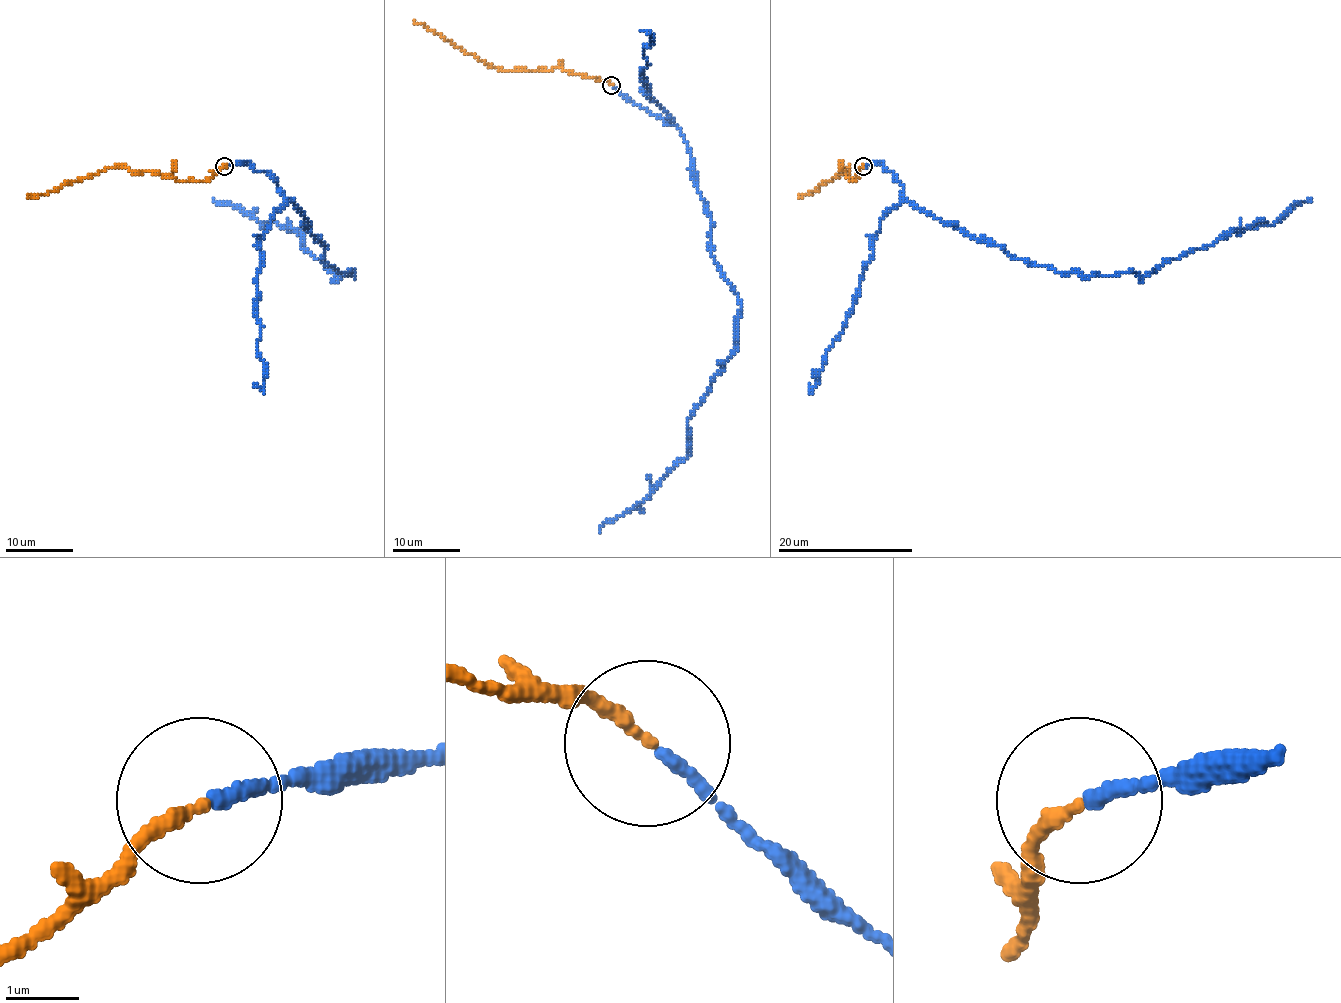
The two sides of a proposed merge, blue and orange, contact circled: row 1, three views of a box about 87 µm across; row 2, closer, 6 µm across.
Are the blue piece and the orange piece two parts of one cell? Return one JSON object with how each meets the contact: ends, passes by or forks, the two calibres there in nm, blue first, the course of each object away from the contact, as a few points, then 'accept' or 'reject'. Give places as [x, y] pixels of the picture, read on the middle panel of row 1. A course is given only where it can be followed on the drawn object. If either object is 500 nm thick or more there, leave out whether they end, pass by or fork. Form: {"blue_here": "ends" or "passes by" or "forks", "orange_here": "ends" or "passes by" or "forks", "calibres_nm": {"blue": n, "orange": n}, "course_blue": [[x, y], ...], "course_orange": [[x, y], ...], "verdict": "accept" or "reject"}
{"blue_here": "ends", "orange_here": "ends", "calibres_nm": {"blue": 170, "orange": 180}, "course_blue": [[612, 85], [681, 132], [710, 218], [710, 252], [740, 306], [737, 350], [693, 408], [688, 454], [599, 533]], "course_orange": [[610, 85], [560, 68], [492, 68], [413, 21]], "verdict": "accept"}

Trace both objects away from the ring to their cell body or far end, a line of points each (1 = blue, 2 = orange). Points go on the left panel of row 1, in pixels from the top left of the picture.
1: (226, 165), (266, 172), (303, 212), (323, 263), (354, 276), (335, 275), (301, 248), (301, 232), (212, 197)
2: (224, 165), (200, 182), (178, 182), (123, 167), (106, 168), (50, 192), (27, 195)

